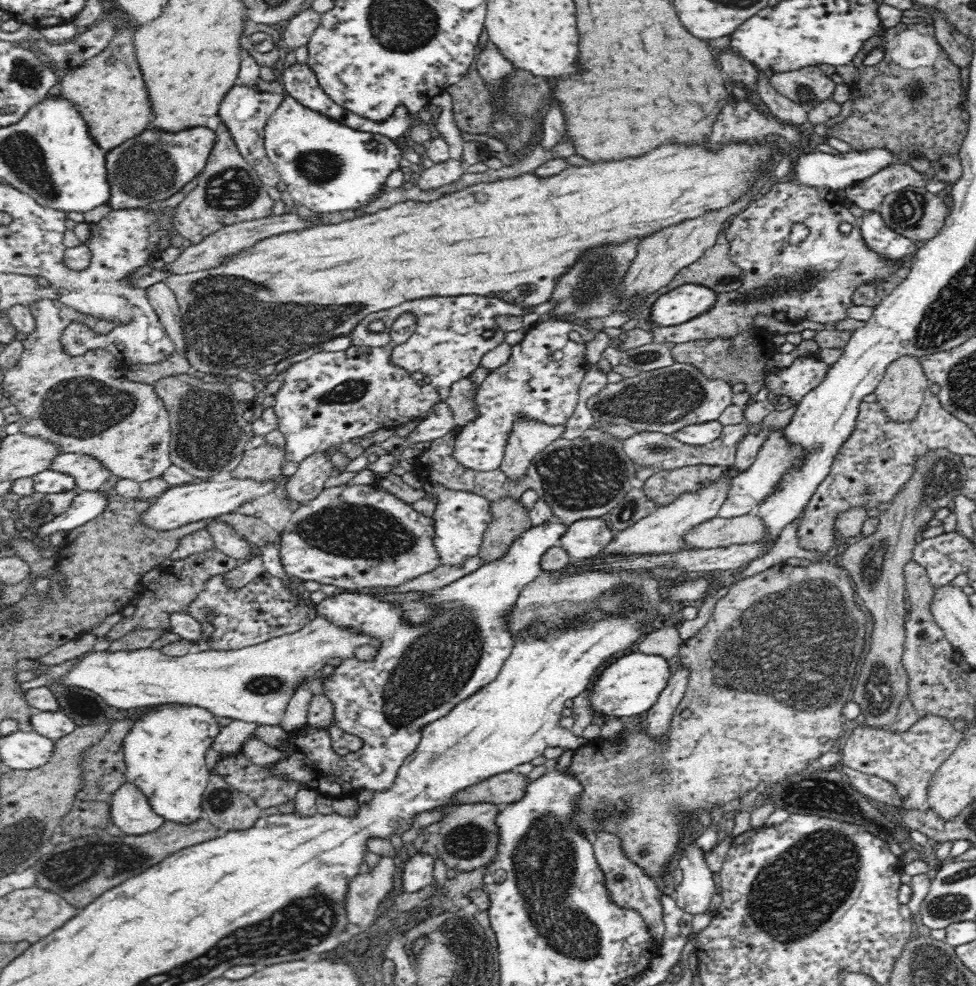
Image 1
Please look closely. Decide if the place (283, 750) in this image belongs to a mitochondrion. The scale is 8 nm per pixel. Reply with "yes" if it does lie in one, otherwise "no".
no

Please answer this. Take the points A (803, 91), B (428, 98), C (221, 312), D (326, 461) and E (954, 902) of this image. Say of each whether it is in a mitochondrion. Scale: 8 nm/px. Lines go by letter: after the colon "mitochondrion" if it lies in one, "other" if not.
A: mitochondrion
B: other
C: mitochondrion
D: other
E: mitochondrion

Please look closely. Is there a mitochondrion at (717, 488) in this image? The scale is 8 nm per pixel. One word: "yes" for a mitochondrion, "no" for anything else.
no

